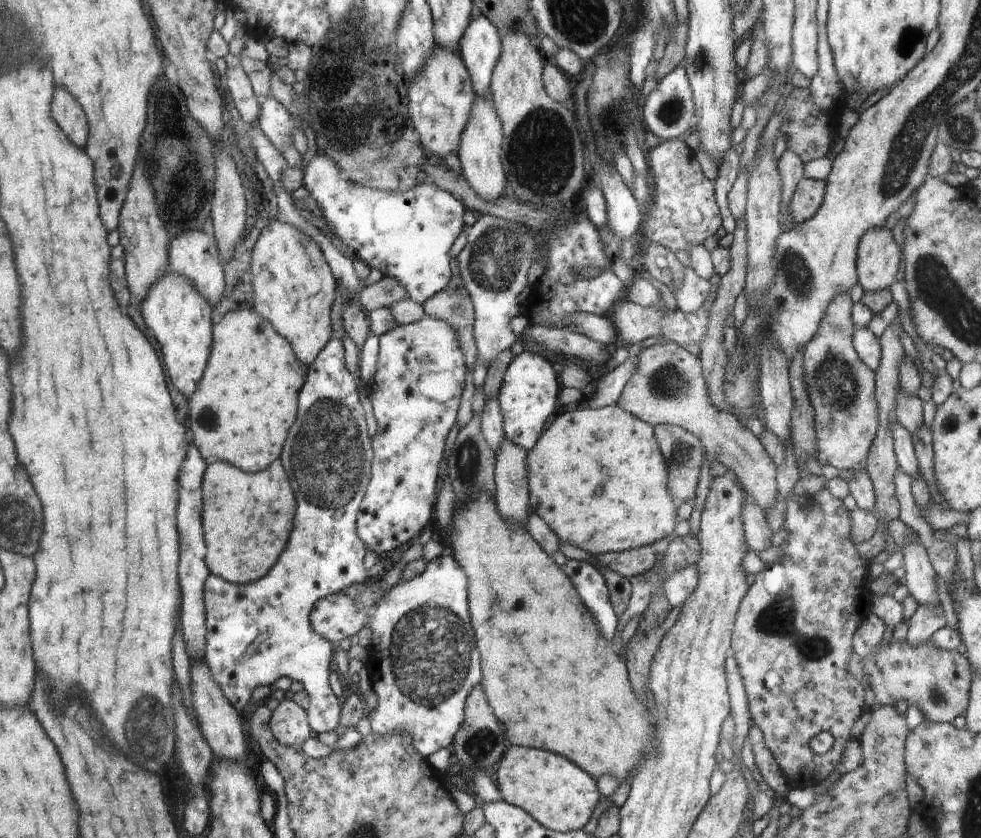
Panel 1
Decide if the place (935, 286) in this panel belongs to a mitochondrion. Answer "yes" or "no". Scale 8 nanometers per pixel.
yes

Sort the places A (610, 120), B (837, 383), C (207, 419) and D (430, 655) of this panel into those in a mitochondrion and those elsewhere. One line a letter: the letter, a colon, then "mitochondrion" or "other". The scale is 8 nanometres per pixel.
A: mitochondrion
B: mitochondrion
C: other
D: mitochondrion

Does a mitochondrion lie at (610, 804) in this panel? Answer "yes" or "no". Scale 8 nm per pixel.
no

